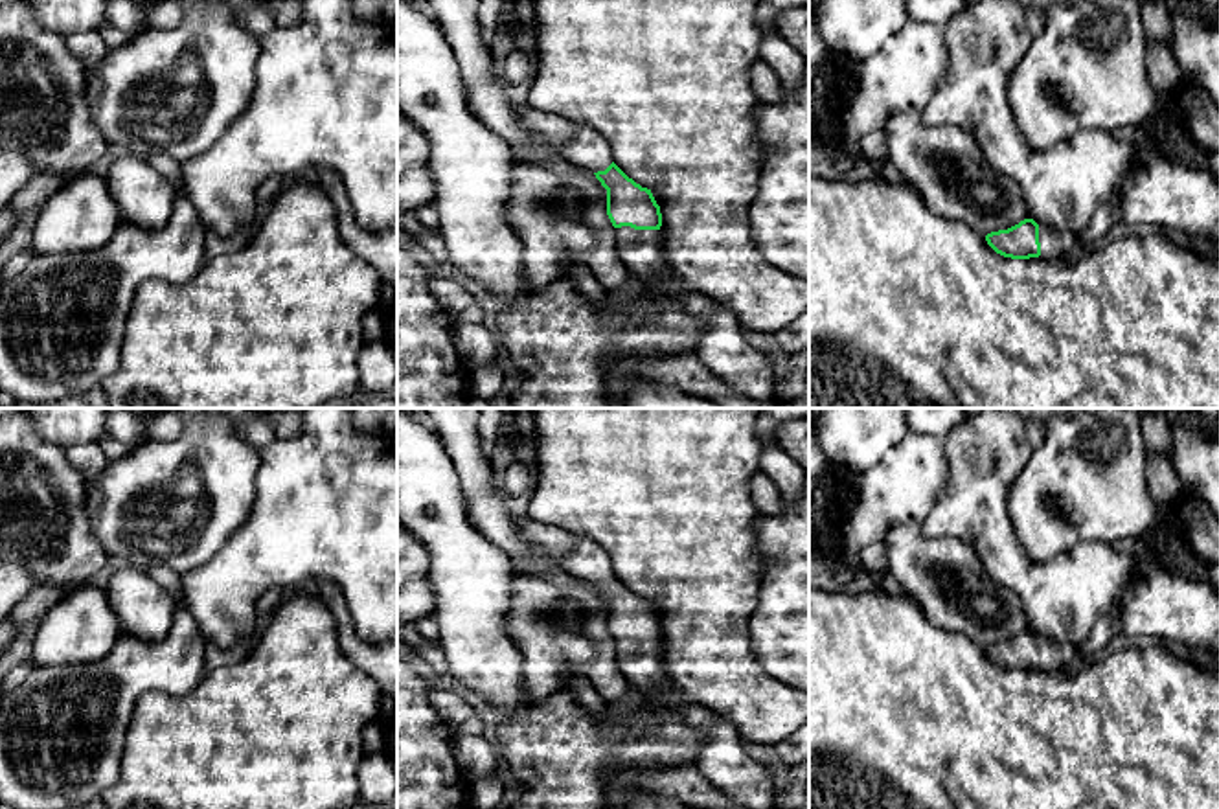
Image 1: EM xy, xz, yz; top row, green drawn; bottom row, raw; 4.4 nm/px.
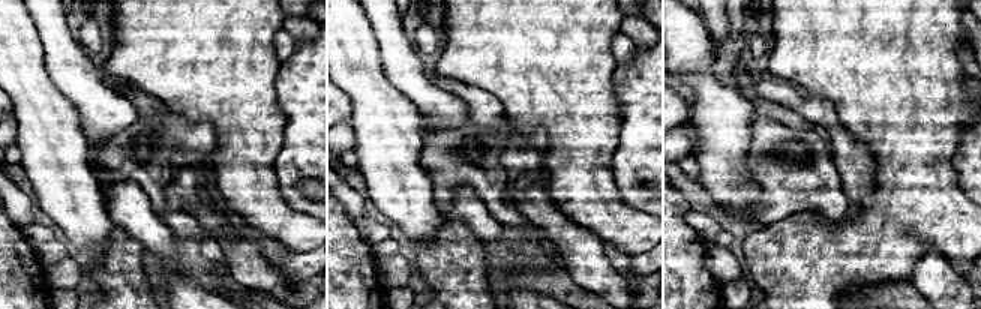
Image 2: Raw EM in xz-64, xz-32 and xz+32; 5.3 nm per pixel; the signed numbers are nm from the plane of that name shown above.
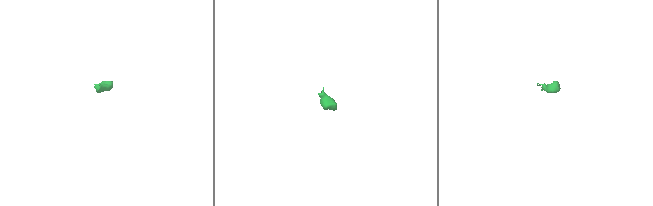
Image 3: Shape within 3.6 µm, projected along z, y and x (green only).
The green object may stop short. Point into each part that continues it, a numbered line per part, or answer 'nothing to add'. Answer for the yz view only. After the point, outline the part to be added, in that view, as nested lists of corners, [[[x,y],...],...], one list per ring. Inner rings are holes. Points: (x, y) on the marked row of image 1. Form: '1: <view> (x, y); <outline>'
1: yz (1052, 245); [[[1039,226],[1041,257],[1055,259],[1063,256],[1066,248],[1074,243],[1074,239],[1076,235],[1063,237],[1057,232]]]

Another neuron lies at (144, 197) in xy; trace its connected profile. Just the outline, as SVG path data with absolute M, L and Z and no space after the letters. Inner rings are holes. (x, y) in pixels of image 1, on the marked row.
M134 154L114 160L105 182L121 221L142 228L165 226L180 197L180 191L149 160Z

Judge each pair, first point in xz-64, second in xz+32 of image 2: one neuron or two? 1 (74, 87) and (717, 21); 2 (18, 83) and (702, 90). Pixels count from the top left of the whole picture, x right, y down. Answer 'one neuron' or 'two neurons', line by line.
1: one neuron
2: one neuron

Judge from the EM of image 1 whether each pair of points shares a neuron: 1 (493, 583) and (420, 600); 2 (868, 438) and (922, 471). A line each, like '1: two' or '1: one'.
1: two
2: two

